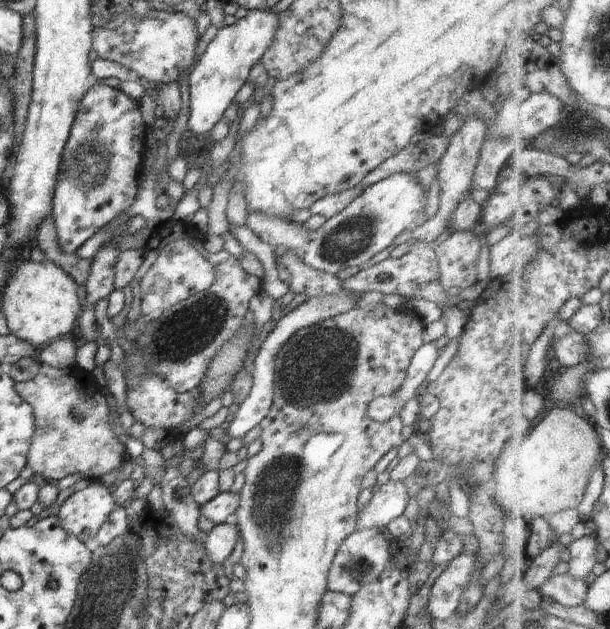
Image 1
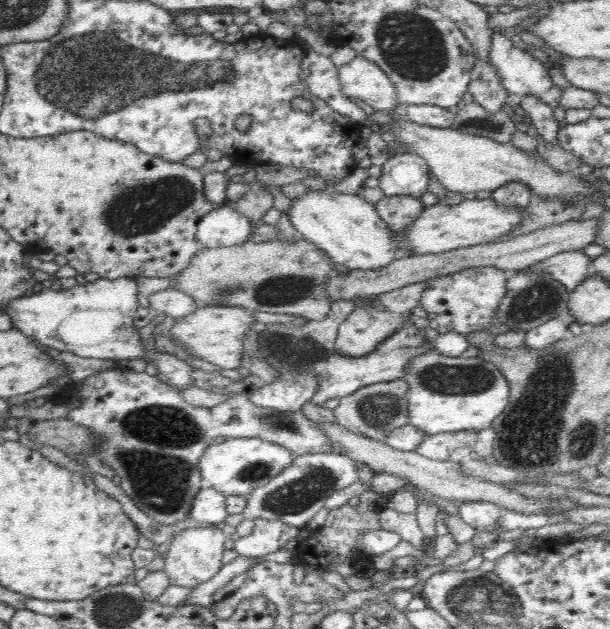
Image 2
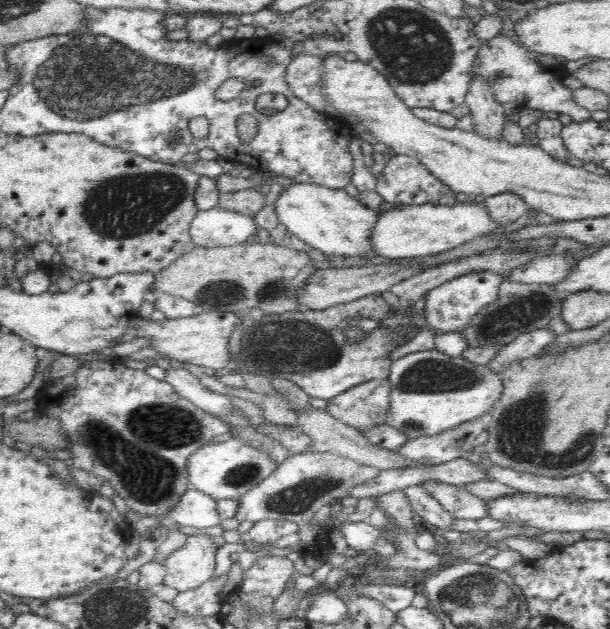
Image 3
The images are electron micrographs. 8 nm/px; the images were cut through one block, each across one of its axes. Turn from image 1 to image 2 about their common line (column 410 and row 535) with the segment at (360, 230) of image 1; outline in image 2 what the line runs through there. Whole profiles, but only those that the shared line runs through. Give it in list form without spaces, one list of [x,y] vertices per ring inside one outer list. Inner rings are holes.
[[[201,525],[190,527],[173,536],[165,556],[165,571],[174,586],[195,587],[212,578],[222,568],[222,555],[226,548],[224,541],[229,531],[223,525]]]

